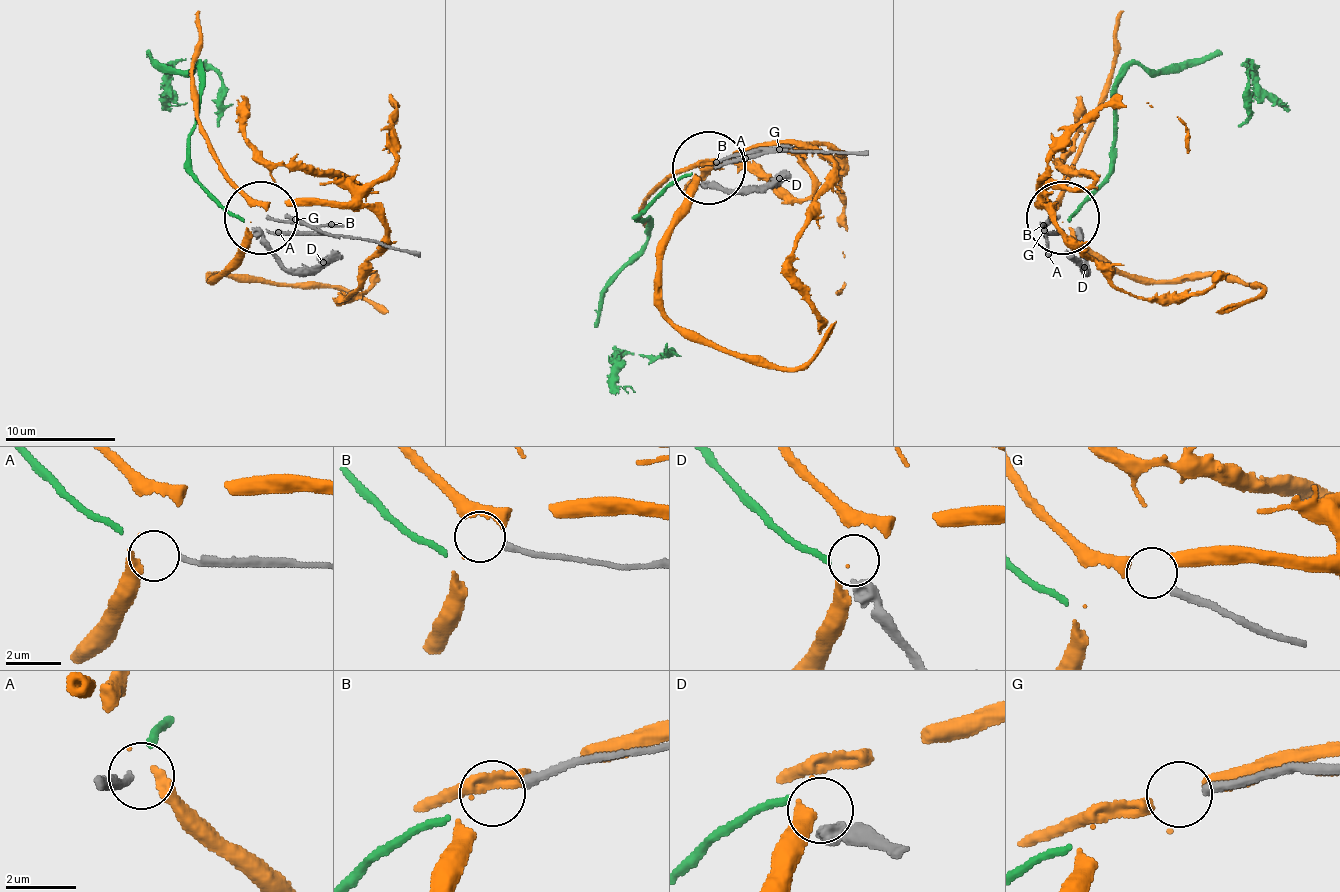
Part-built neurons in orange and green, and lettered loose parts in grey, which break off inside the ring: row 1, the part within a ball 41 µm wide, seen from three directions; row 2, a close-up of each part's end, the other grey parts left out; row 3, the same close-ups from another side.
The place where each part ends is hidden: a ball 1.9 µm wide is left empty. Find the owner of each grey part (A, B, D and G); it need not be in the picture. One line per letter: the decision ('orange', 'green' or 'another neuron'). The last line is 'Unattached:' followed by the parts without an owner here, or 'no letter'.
A: another neuron
B: another neuron
D: another neuron
G: another neuron
Unattached: A, B, D, G

